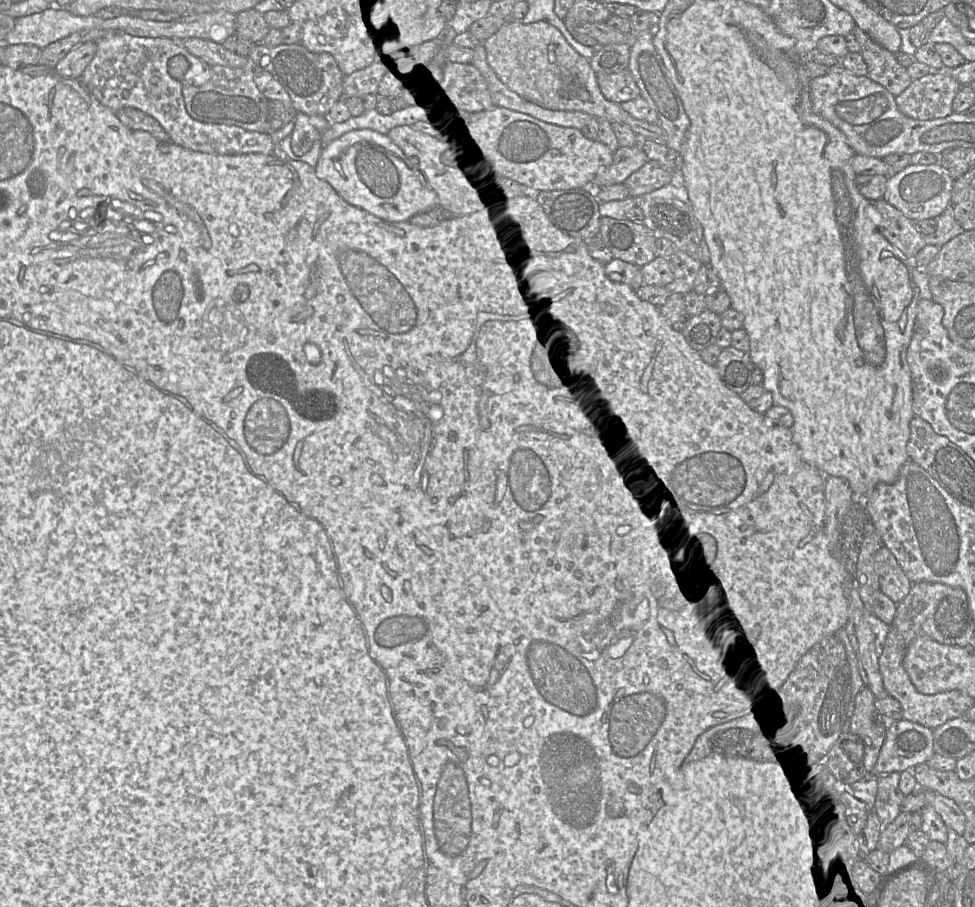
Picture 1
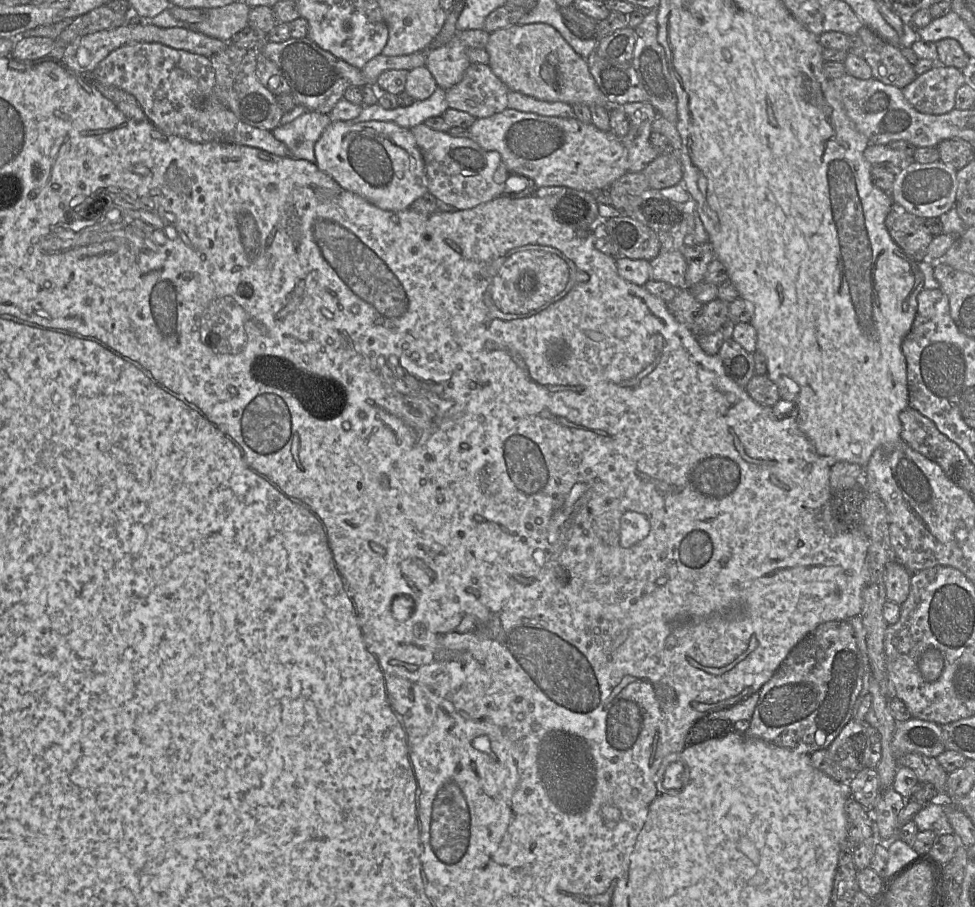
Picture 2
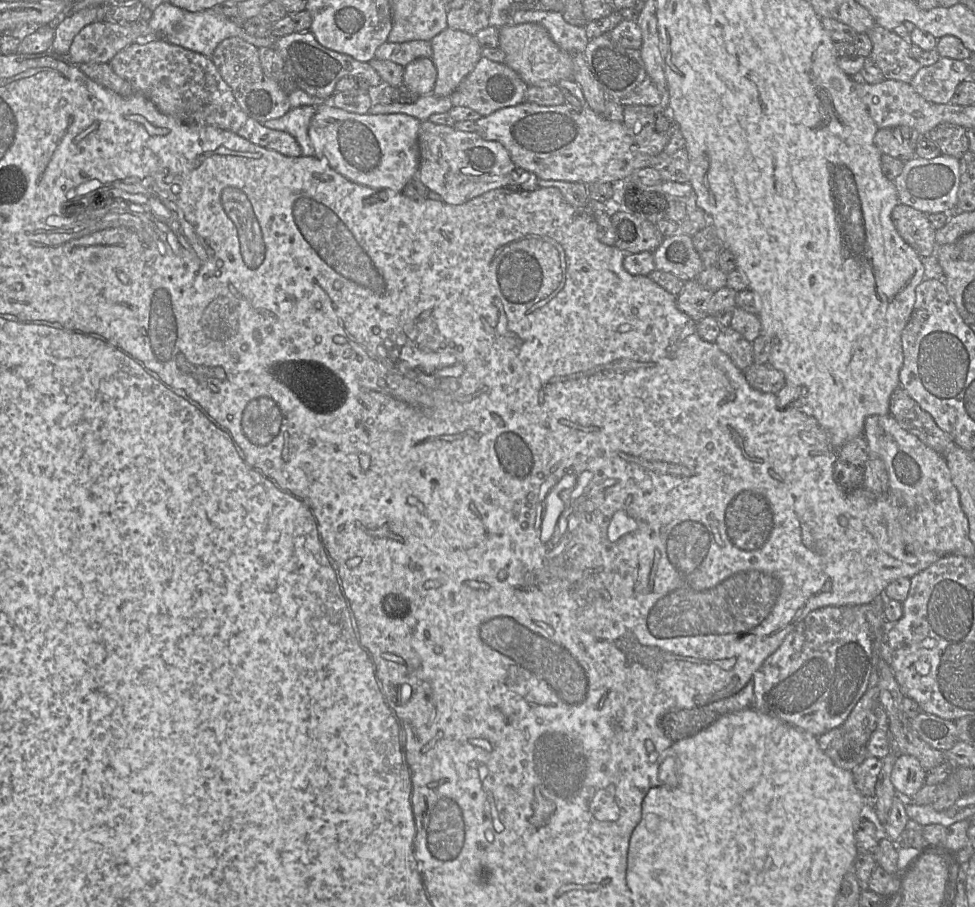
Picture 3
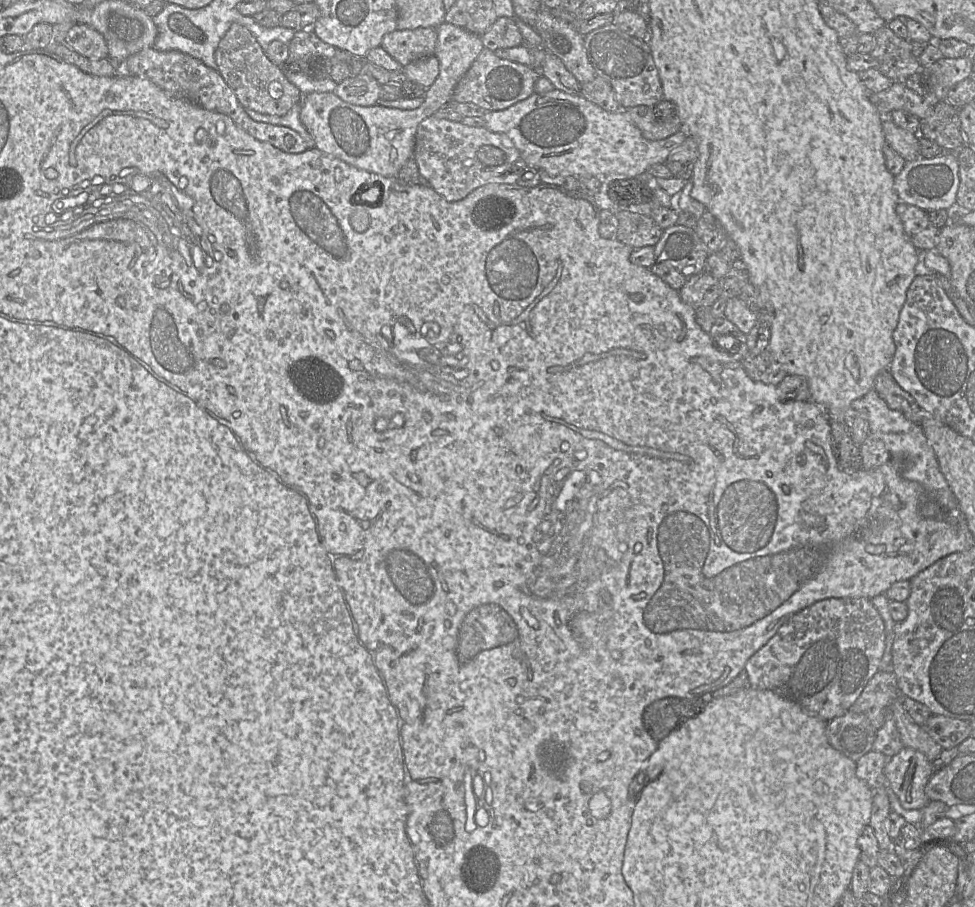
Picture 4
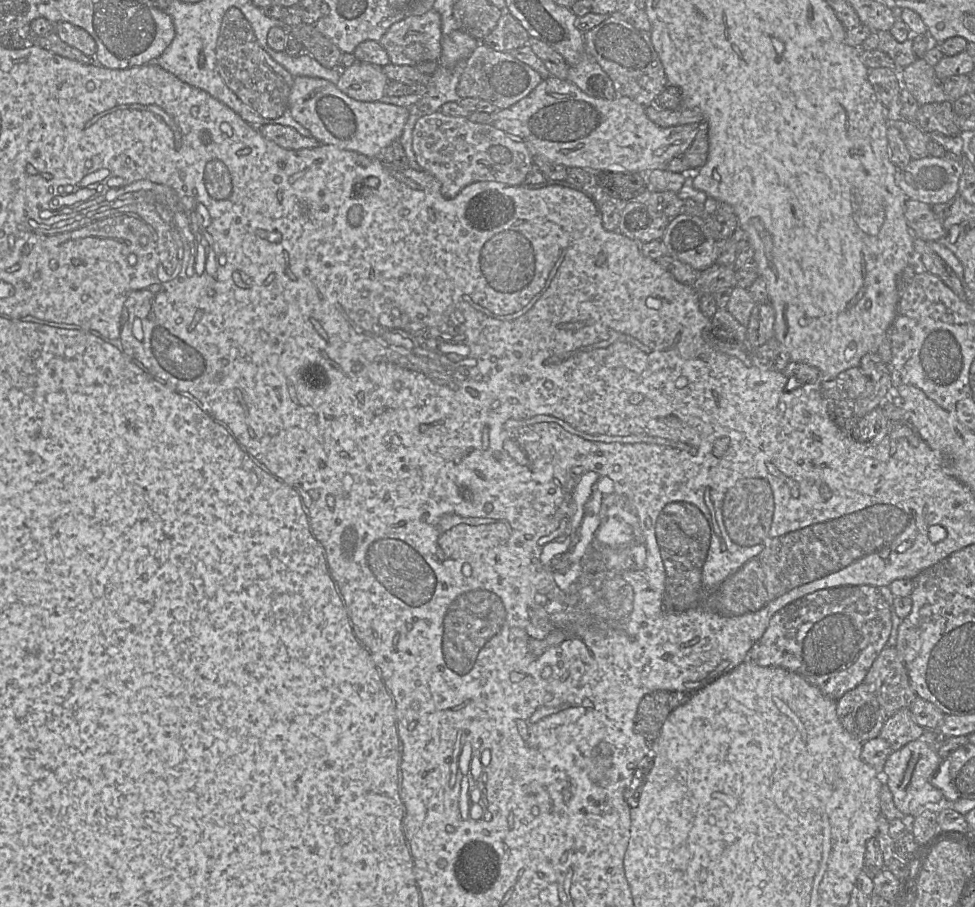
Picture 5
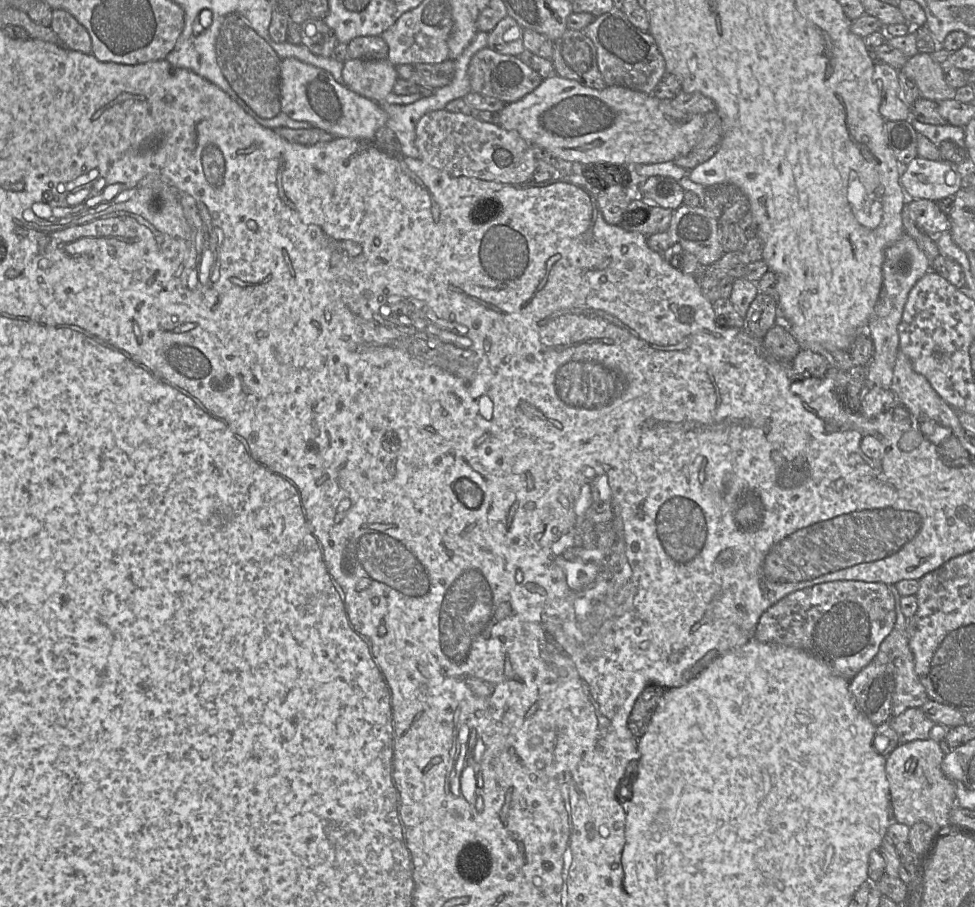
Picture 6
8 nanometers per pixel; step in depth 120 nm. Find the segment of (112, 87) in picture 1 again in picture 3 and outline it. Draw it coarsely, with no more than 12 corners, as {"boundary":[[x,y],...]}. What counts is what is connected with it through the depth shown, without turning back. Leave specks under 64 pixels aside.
{"boundary":[[158,39],[109,64],[178,122],[283,155],[291,134],[241,109],[211,58]]}

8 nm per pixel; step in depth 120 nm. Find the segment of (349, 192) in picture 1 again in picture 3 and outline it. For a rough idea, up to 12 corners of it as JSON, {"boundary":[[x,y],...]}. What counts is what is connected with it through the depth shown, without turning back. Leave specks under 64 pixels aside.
{"boundary":[[317,105],[314,156],[348,180],[402,192],[421,123]]}

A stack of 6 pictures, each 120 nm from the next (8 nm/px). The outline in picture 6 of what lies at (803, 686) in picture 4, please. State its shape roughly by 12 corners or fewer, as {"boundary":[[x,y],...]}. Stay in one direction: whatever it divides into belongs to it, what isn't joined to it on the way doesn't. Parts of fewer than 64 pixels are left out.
{"boundary":[[888,585],[795,591],[754,638],[803,650],[850,681],[894,629]]}

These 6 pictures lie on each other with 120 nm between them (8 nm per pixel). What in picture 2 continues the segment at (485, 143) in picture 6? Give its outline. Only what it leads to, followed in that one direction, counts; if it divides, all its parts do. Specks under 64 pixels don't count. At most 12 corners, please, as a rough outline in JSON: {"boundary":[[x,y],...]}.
{"boundary":[[410,129],[428,192],[456,210],[502,194],[501,155],[470,137]]}

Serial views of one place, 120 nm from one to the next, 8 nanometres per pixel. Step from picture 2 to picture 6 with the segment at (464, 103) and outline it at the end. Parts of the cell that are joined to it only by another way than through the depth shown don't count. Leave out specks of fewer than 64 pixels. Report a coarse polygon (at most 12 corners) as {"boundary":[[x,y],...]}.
{"boundary":[[485,47],[471,58],[471,91],[505,104],[543,81],[519,57]]}

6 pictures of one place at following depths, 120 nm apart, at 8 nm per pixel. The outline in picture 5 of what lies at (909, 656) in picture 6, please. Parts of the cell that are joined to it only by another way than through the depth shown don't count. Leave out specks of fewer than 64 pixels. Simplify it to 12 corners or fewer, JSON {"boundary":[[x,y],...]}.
{"boundary":[[896,646],[881,651],[863,682],[887,718],[918,697]]}

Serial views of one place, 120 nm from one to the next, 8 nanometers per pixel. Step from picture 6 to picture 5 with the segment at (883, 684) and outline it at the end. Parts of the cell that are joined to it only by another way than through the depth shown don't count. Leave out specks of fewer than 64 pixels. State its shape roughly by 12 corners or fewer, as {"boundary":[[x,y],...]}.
{"boundary":[[865,682],[837,701],[843,728],[861,743],[878,737],[888,719]]}

